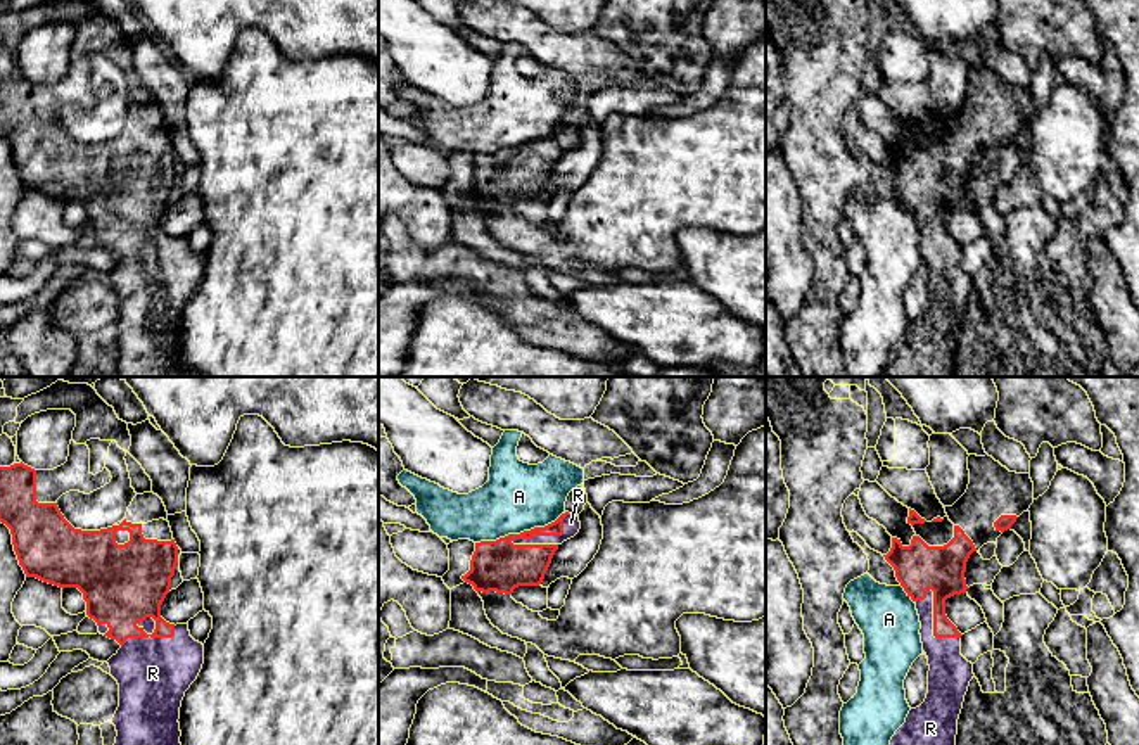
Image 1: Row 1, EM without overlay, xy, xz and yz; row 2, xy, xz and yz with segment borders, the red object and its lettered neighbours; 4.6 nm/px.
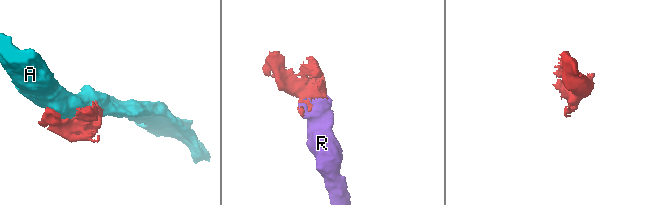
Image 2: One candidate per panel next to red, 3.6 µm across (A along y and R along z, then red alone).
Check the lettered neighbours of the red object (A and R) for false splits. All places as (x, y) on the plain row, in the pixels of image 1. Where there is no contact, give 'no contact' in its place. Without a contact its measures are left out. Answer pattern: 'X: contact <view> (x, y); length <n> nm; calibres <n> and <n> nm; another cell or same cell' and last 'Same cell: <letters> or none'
A: contact xz (521, 146); length 440 nm; calibres 240 and 320 nm; another cell
R: contact xz (545, 147); length 300 nm; calibres 240 and 80 nm; same cell
Same cell: R

